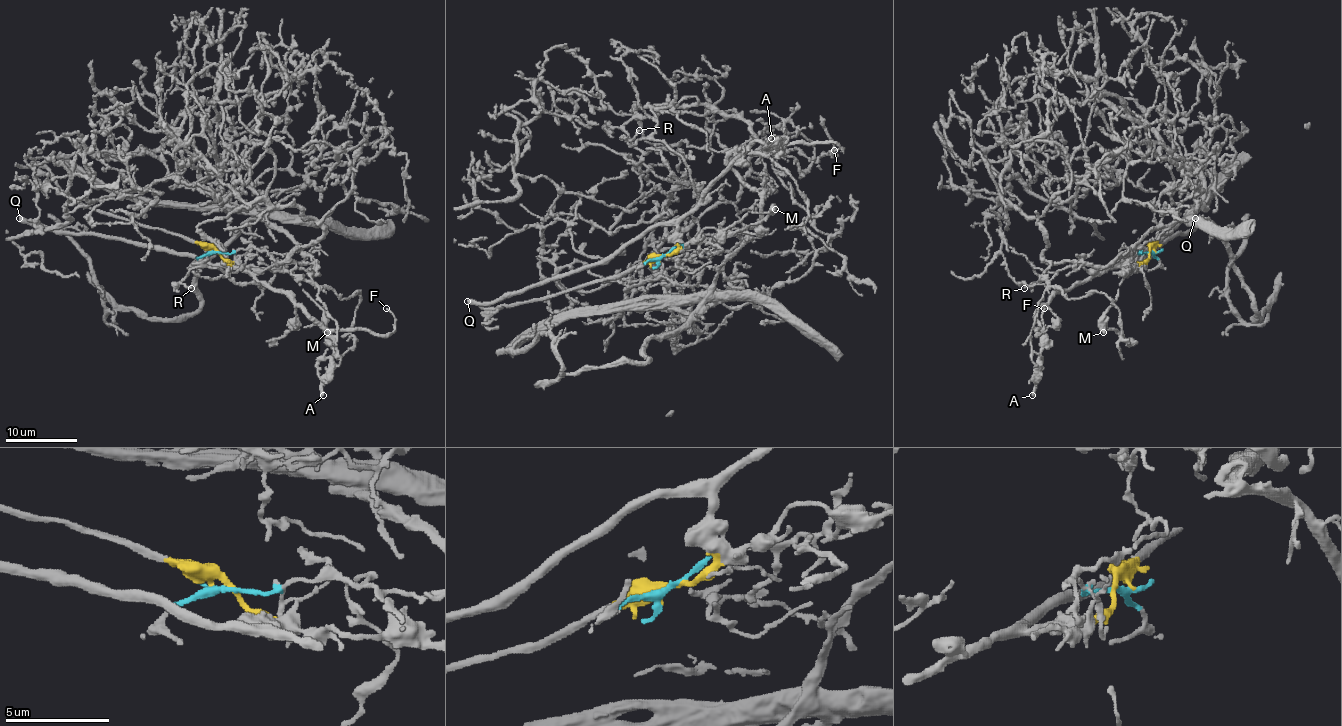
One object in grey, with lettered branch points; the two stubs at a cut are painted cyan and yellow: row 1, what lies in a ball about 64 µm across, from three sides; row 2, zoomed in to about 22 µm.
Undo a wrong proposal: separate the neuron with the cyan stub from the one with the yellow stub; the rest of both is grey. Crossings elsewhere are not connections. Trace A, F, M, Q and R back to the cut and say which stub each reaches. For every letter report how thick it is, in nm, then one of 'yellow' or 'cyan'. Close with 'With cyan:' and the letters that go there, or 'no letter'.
A: 280 nm thick; yellow
F: 130 nm thick; yellow
M: 500 nm thick; yellow
Q: 480 nm thick; yellow
R: 160 nm thick; cyan
With cyan: R

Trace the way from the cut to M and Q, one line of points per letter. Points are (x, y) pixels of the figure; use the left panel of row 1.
M: (215, 251), (234, 262), (288, 271), (324, 312), (324, 329), (327, 333)
Q: (215, 251), (229, 263), (201, 263), (192, 256), (115, 237), (56, 233), (42, 224), (28, 224), (19, 217)

